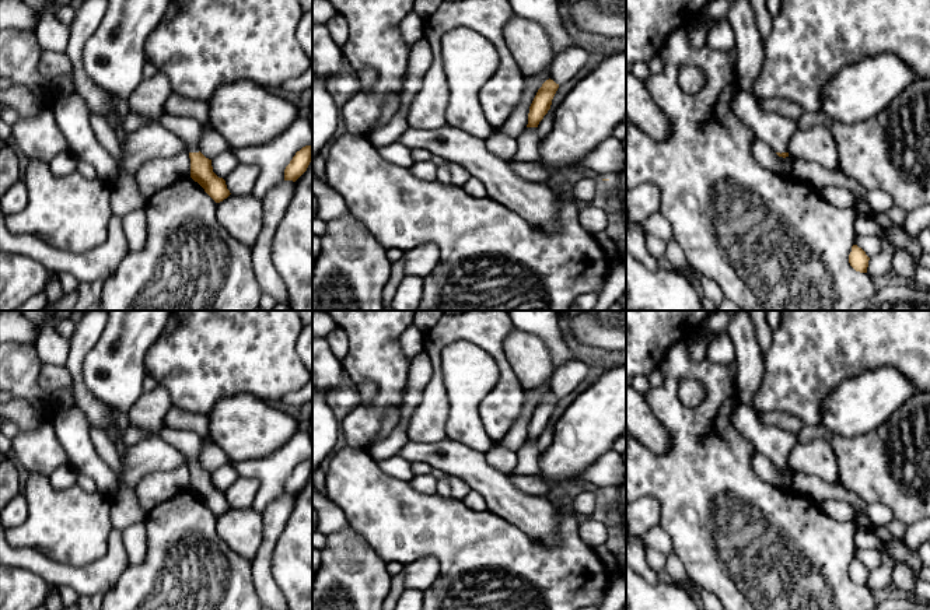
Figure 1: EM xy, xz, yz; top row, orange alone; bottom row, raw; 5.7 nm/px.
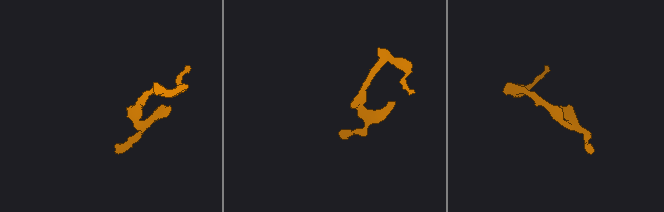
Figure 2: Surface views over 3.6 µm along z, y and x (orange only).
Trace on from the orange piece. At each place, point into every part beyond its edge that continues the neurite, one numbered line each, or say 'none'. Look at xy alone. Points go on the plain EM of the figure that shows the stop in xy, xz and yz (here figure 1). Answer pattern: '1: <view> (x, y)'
1: xy (189, 444)

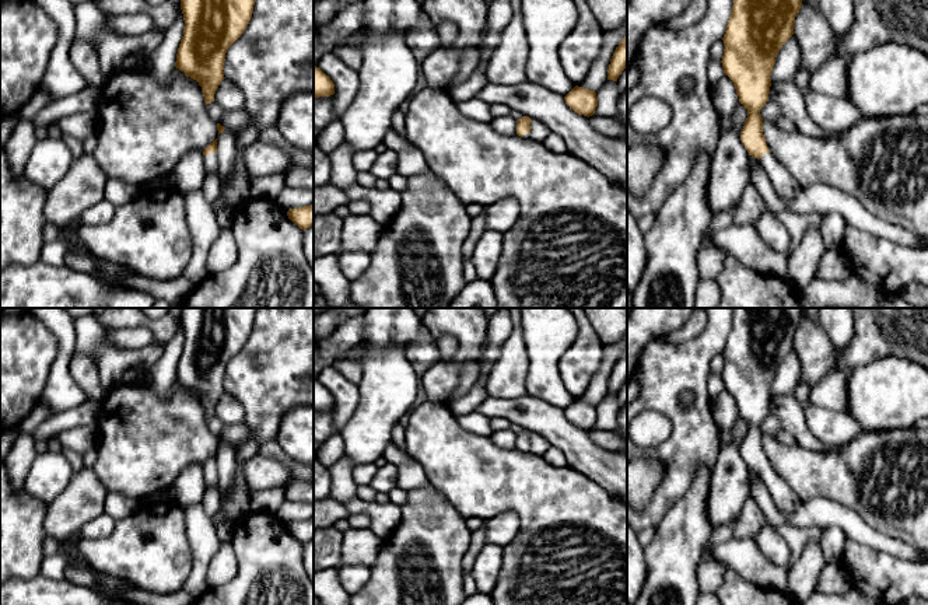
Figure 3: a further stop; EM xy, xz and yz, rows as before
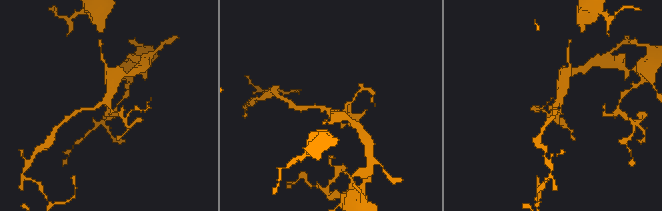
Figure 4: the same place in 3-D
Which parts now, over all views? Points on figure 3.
1: xy (210, 475)

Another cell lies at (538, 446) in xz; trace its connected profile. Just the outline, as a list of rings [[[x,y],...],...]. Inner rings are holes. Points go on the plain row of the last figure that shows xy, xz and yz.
[[[537,434],[530,436],[530,452],[543,457],[543,454],[550,448],[550,444],[540,438]]]

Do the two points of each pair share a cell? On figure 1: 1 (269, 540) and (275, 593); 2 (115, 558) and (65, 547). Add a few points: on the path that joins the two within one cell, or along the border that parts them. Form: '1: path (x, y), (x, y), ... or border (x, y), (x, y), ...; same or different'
1: path (265, 553), (264, 581); same
2: border (112, 528), (108, 550), (101, 557), (72, 567); different

